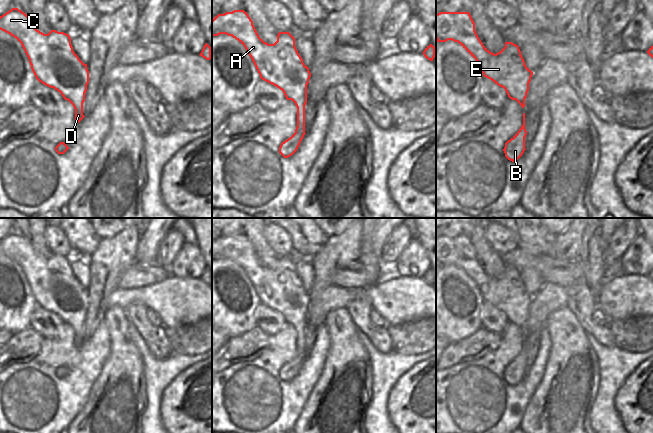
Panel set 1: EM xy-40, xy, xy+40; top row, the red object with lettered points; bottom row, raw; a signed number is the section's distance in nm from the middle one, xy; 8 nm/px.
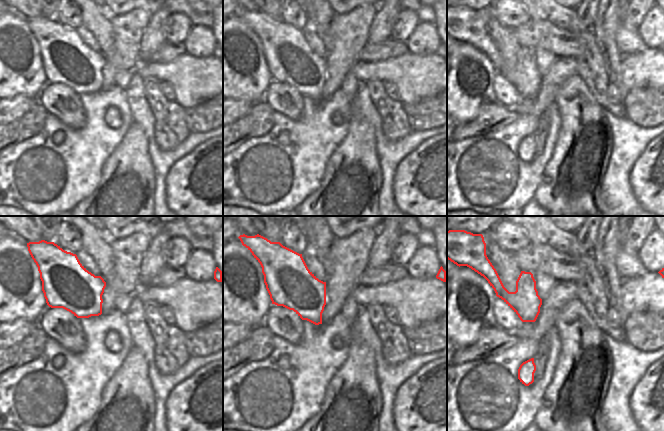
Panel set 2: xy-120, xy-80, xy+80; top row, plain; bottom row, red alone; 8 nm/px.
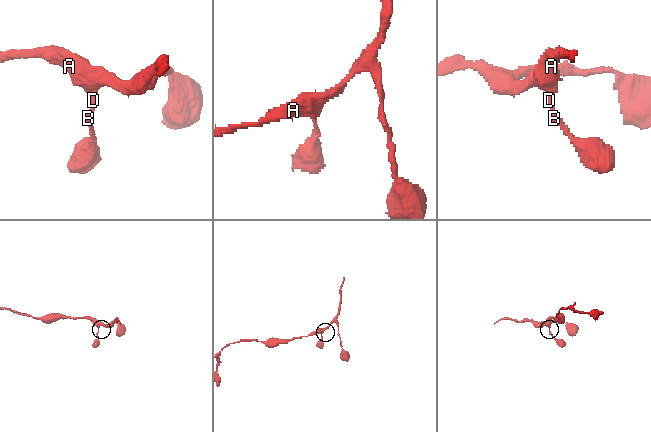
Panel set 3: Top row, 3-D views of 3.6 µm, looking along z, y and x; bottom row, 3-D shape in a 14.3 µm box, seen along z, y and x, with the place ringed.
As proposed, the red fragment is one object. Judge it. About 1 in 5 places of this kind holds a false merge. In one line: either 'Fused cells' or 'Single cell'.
Single cell

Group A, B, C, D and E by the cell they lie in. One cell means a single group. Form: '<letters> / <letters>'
A B C D E

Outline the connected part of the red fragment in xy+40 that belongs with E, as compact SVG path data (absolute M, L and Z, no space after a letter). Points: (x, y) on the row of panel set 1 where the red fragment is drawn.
M469 12L436 14L436 40L458 42L477 61L484 77L504 88L510 99L525 107L533 72L525 65L518 45L505 42L500 52L490 52L479 39Z

